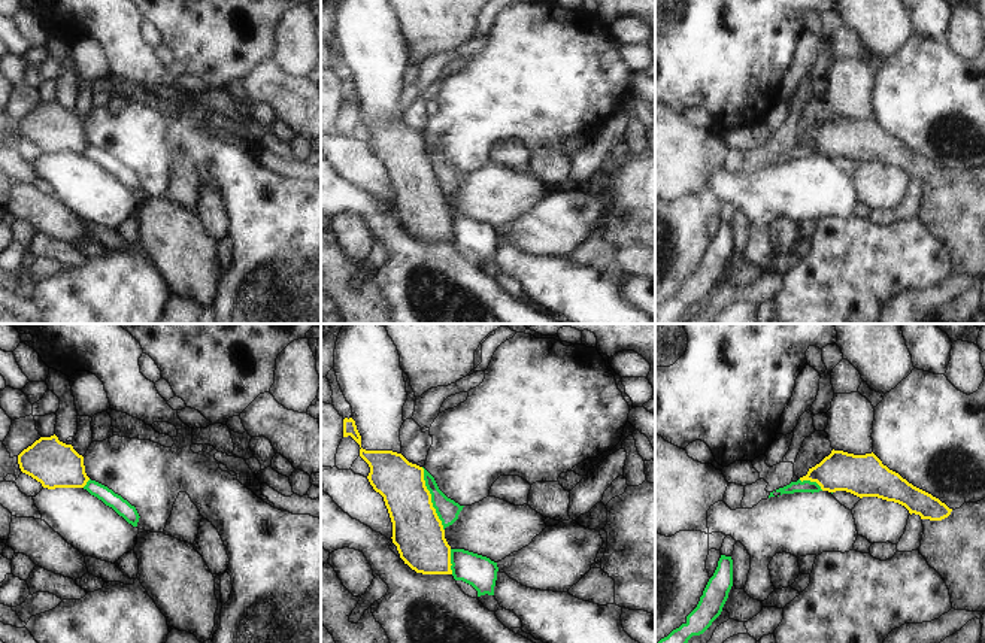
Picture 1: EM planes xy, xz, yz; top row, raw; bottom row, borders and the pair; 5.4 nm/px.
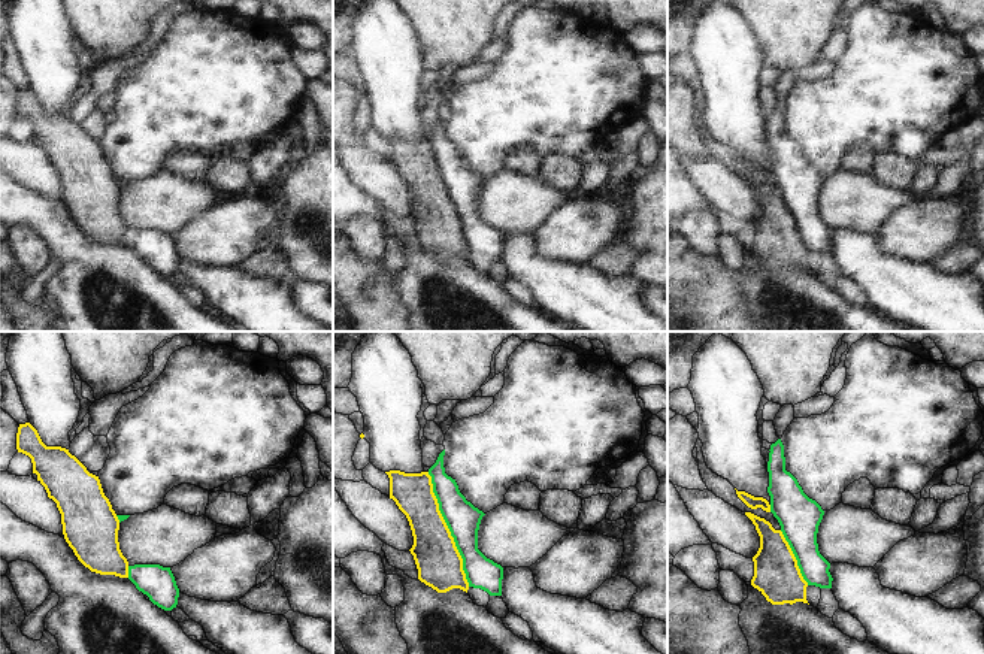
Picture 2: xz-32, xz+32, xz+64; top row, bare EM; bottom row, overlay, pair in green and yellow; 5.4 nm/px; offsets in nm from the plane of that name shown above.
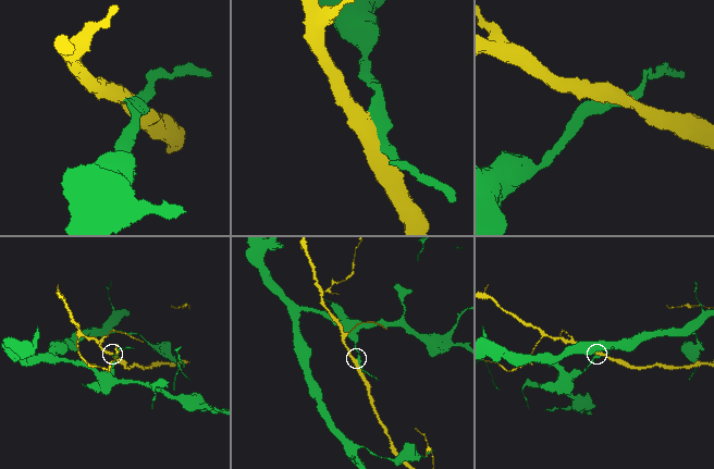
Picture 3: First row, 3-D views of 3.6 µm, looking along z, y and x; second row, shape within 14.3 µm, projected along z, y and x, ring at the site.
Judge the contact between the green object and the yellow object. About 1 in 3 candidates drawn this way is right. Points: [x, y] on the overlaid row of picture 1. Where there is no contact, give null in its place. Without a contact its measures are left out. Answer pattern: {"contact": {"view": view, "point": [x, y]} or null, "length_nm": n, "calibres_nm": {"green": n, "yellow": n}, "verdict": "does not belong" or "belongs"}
{"contact": {"view": "xz", "point": [432, 499]}, "length_nm": 360, "calibres_nm": {"green": 120, "yellow": 280}, "verdict": "does not belong"}

